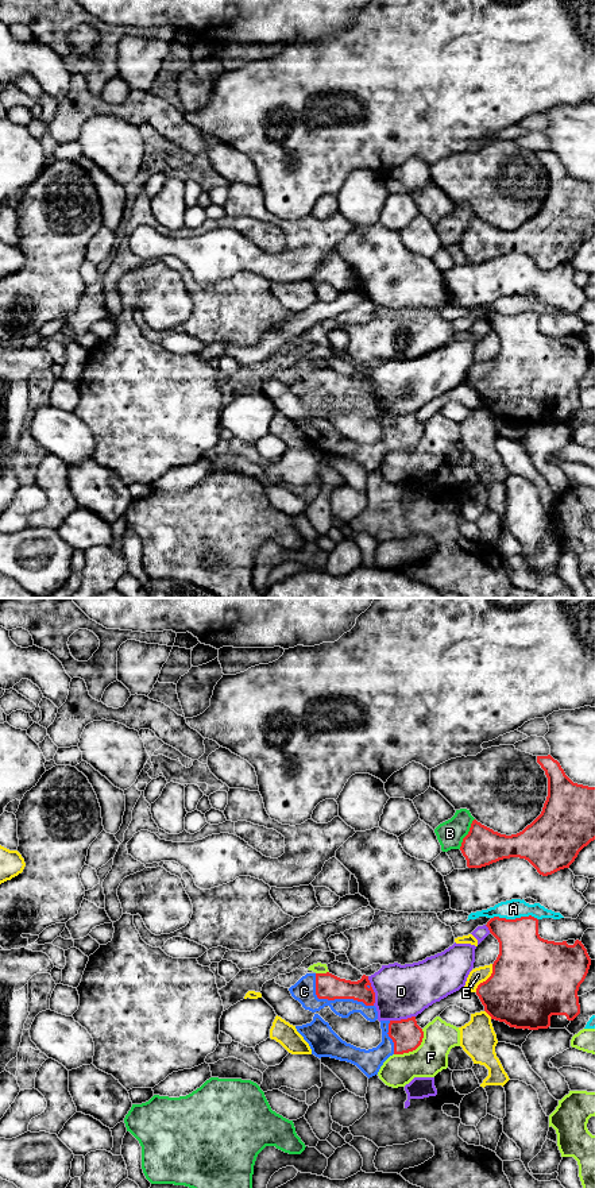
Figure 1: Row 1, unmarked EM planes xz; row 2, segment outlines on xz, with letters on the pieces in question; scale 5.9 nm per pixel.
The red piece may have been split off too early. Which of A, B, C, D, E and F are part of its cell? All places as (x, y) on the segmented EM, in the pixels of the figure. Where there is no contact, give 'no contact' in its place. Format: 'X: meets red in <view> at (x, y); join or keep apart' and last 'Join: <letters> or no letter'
A: meets red in xz at (516, 918); keep apart
B: meets red in xz at (468, 833); keep apart
C: meets red in xz at (333, 999); join
D: meets red in xz at (373, 991); keep apart
E: meets red in xz at (487, 979); keep apart
F: meets red in xz at (414, 1049); keep apart
Join: C

